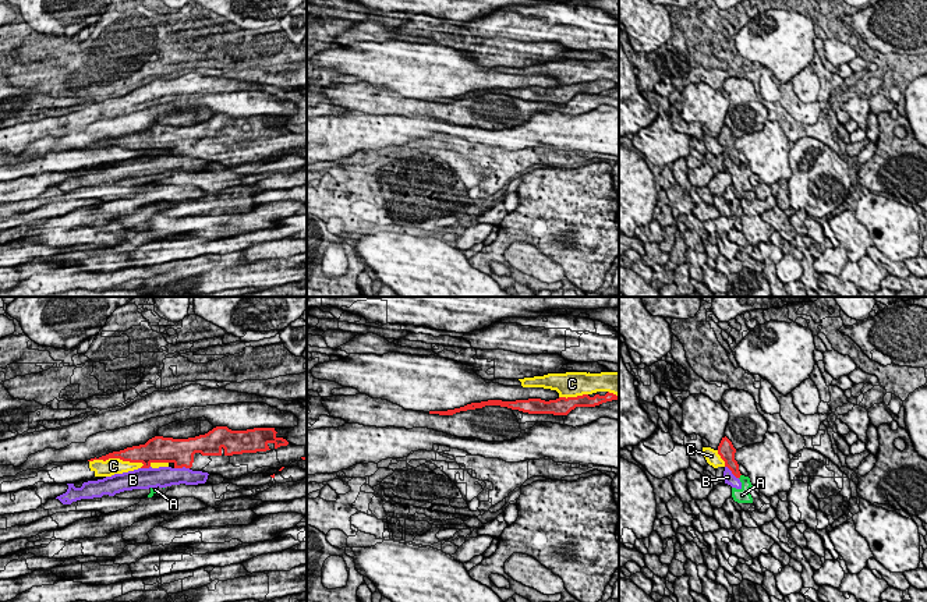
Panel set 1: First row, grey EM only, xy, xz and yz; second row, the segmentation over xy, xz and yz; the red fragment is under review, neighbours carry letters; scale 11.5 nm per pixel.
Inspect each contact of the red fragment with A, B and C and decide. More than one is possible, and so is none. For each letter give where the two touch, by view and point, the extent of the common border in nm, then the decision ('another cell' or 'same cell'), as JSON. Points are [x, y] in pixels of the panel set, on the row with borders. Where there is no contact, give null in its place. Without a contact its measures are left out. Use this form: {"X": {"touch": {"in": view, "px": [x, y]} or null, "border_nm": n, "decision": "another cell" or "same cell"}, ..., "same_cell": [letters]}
{"A": {"touch": {"in": "yz", "px": [739, 477]}, "border_nm": 70, "decision": "another cell"}, "B": {"touch": {"in": "xy", "px": [181, 467]}, "border_nm": 180, "decision": "another cell"}, "C": {"touch": {"in": "xy", "px": [117, 457]}, "border_nm": 650, "decision": "another cell"}, "same_cell": []}

